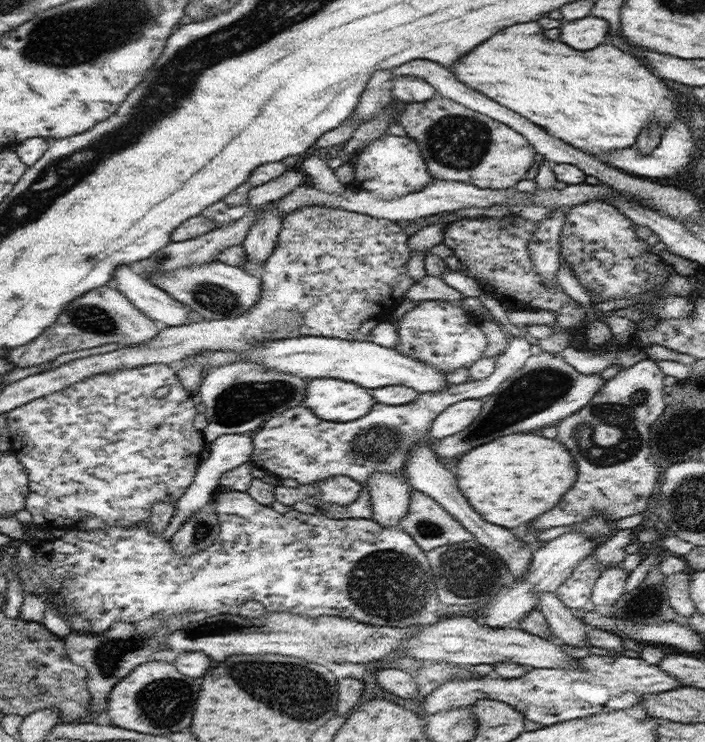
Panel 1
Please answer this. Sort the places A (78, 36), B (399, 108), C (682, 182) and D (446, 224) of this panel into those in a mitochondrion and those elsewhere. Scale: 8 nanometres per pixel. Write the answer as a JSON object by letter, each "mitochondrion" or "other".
{"A":"mitochondrion","B":"other","C":"other","D":"other"}

